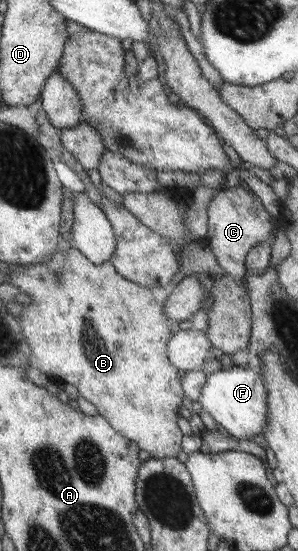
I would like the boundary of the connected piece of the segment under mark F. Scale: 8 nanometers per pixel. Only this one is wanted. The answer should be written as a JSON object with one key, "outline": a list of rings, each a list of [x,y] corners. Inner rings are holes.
{"outline":[[[232,366],[229,369],[220,369],[207,374],[197,402],[212,416],[221,431],[236,439],[260,438],[262,427],[268,419],[266,388],[264,388],[261,375],[247,366],[244,368]]]}

